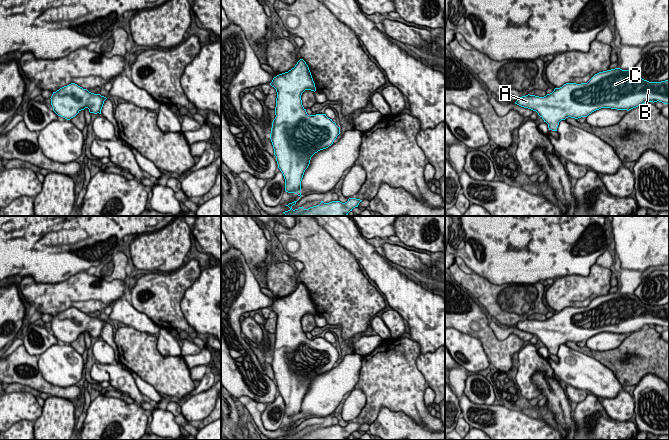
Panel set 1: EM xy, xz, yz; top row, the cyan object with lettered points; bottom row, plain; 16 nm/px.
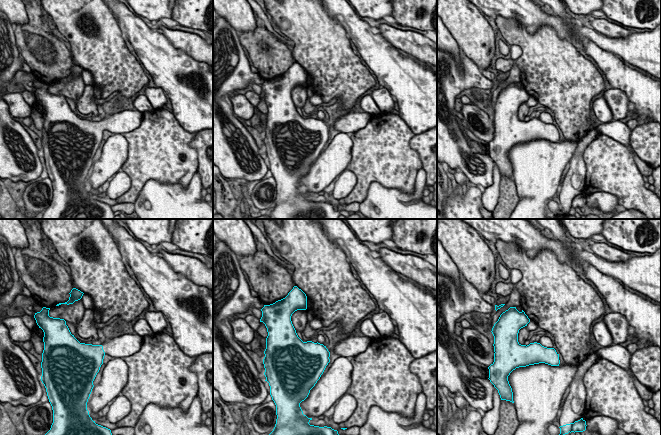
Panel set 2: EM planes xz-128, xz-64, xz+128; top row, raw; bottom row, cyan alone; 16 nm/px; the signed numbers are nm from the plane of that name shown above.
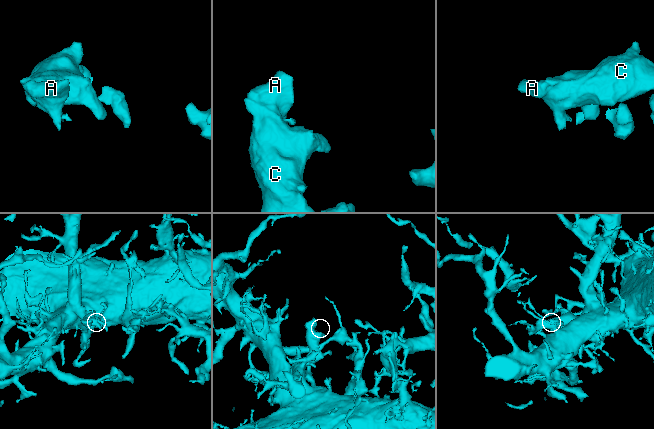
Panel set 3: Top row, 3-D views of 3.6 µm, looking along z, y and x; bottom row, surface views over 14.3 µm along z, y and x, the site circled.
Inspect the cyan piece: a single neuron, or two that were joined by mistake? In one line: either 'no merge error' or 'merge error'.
merge error

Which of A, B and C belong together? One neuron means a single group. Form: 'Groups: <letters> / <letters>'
Groups: A / B C

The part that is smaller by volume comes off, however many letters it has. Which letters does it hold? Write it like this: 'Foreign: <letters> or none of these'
Foreign: A

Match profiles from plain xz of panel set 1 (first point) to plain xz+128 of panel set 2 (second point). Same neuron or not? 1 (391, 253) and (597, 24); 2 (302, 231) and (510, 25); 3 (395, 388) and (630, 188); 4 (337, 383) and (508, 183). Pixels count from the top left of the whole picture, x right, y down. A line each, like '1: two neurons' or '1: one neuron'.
1: one neuron
2: one neuron
3: one neuron
4: two neurons

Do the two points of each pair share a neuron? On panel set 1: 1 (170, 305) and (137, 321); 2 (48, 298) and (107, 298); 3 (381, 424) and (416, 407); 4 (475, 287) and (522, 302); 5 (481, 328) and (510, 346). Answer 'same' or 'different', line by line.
1: different
2: same
3: different
4: same
5: same

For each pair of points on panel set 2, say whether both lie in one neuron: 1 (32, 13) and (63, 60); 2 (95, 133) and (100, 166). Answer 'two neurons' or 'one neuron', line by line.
1: one neuron
2: two neurons

